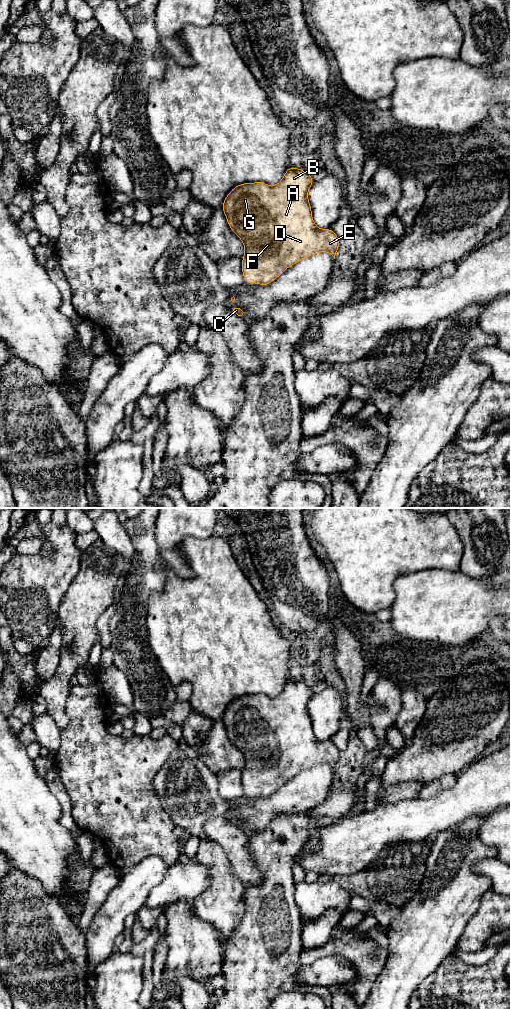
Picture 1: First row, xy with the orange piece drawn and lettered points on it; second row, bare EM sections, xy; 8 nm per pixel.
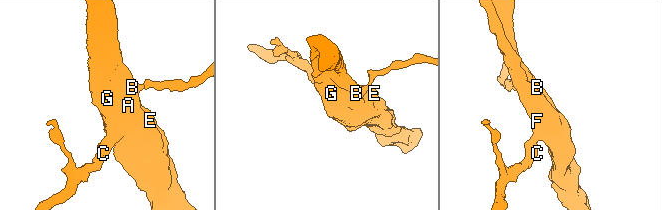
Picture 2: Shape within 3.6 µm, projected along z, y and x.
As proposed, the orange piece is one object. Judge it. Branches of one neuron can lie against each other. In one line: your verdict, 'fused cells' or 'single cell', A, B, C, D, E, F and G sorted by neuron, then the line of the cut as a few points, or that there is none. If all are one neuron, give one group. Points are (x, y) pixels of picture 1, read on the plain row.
single cell; groups A B C D E F G; cut none

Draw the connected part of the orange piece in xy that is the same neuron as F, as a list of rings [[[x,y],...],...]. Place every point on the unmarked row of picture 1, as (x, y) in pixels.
[[[290,678],[275,698],[243,695],[226,708],[221,720],[229,739],[244,756],[242,785],[246,795],[269,797],[288,779],[319,764],[328,764],[335,771],[340,751],[331,741],[319,741],[312,730],[307,706],[313,694],[306,683]]]

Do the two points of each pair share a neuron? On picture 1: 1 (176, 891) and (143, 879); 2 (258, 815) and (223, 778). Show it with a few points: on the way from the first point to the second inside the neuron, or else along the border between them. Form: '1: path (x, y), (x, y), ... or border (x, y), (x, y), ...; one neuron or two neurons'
1: border (171, 866), (165, 876), (151, 889), (144, 904); two neurons
2: border (217, 790), (226, 799), (237, 799), (245, 794); two neurons

